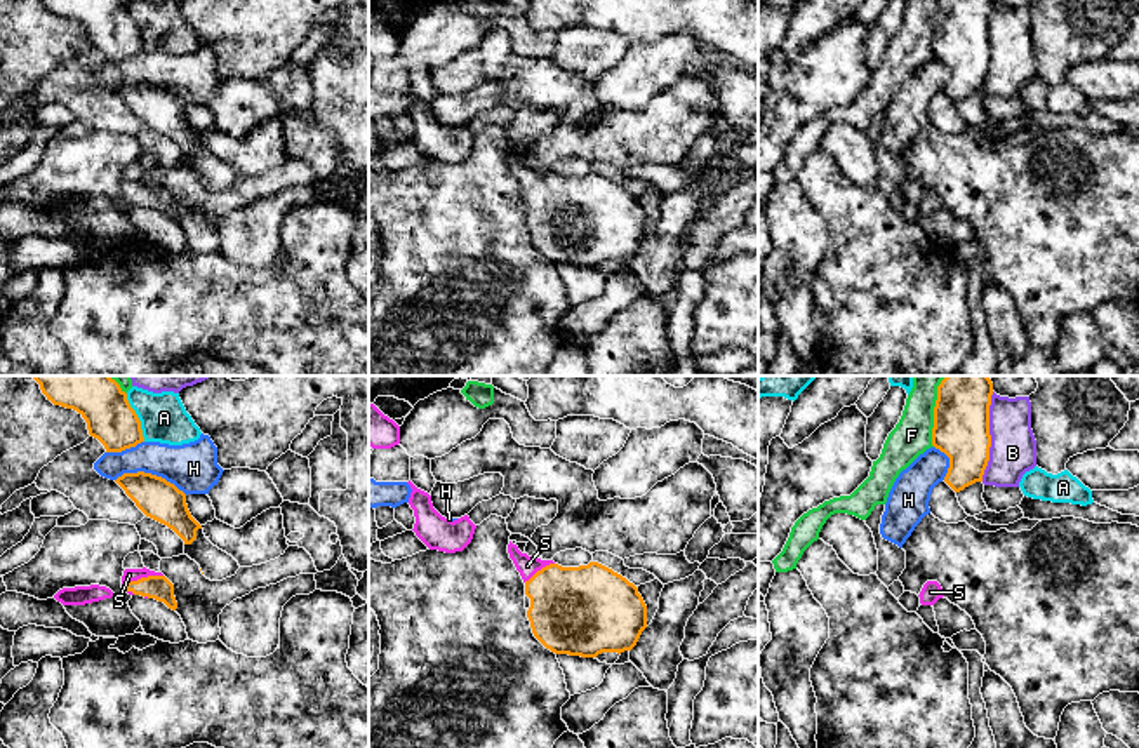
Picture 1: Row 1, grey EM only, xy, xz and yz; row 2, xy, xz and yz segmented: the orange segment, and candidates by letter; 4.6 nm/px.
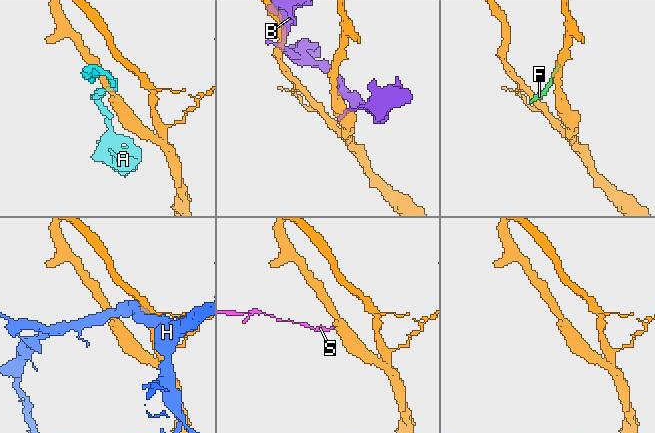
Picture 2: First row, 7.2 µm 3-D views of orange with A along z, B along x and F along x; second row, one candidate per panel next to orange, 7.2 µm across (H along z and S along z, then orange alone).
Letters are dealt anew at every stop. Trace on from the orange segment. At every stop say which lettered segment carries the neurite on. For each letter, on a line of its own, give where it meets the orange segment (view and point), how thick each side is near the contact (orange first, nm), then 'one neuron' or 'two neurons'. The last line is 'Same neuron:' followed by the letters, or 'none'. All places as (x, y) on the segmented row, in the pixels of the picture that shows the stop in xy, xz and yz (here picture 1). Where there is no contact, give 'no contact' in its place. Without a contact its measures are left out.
A: xy (138, 418) | 220/220 nm | two neurons
B: yz (990, 437) | 260/220 nm | two neurons
F: yz (934, 411) | 260/180 nm | two neurons
H: xy (150, 474) | 190/220 nm | two neurons
S: xy (141, 578) | 110/60 nm | one neuron
Same neuron: S

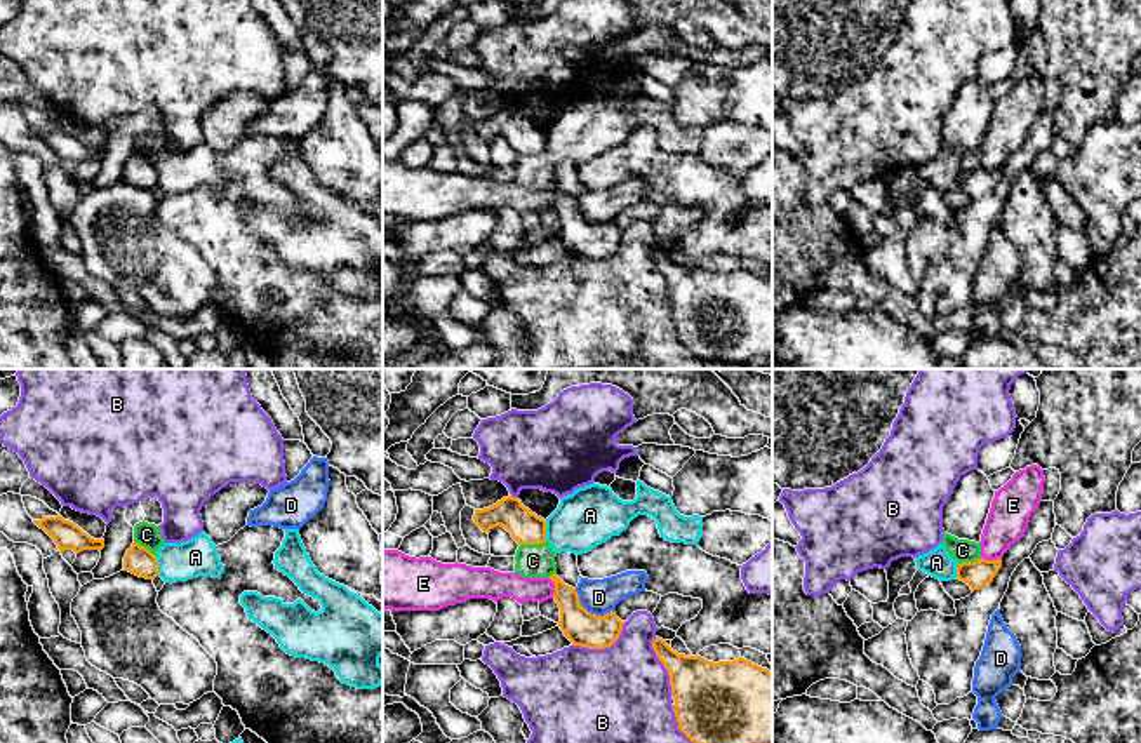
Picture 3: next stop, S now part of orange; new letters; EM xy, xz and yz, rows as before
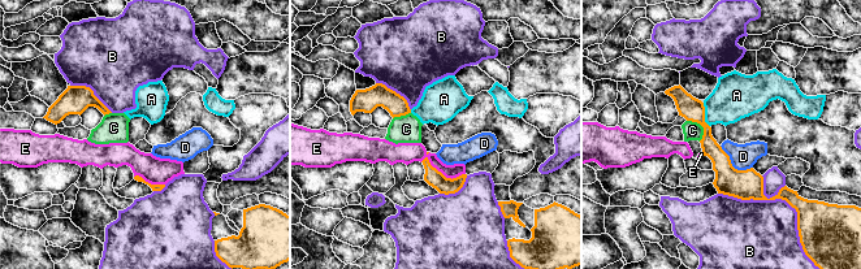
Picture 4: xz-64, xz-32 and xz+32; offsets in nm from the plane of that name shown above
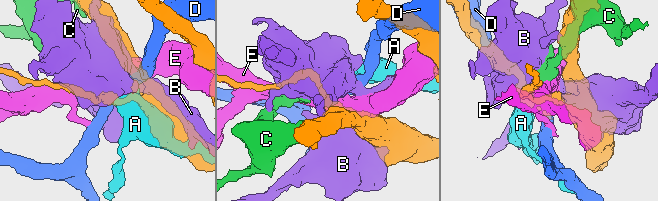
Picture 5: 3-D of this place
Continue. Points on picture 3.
A: xy (157, 566) | 140/180 nm | two neurons
B: xz (602, 648) | 160/440 nm | two neurons
C: xz (533, 543) | 160/160 nm | two neurons
D: xz (590, 613) | 160/160 nm | two neurons
E: xz (555, 589) | 160/110 nm | two neurons
Same neuron: none

